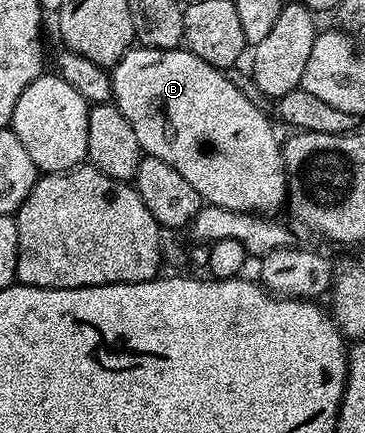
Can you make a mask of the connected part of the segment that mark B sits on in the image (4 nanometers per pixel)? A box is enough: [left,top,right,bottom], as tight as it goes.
[111,45,287,217]

